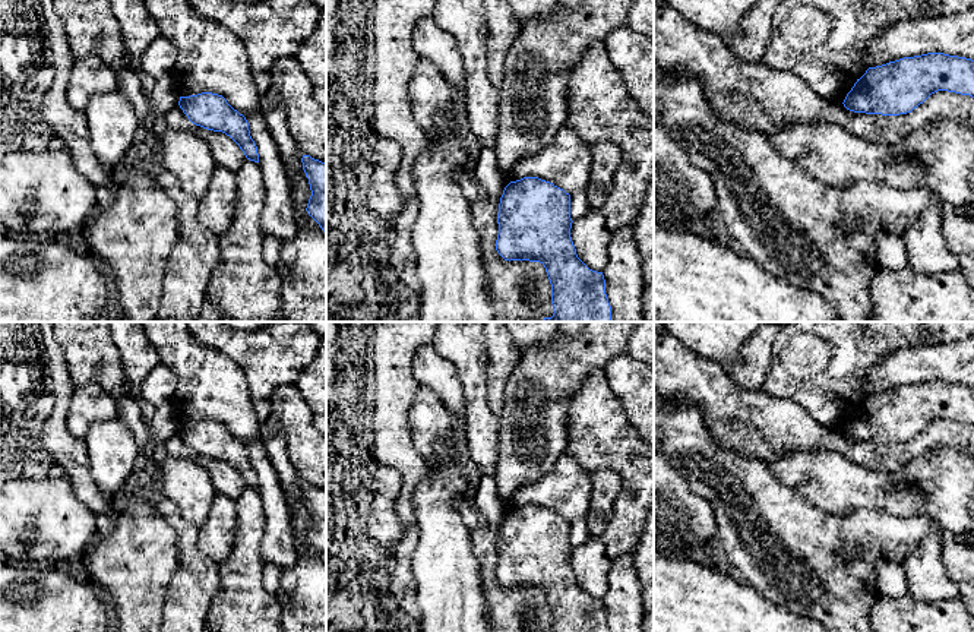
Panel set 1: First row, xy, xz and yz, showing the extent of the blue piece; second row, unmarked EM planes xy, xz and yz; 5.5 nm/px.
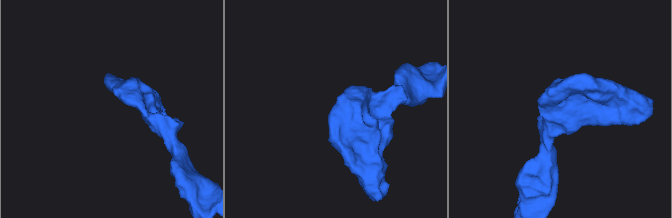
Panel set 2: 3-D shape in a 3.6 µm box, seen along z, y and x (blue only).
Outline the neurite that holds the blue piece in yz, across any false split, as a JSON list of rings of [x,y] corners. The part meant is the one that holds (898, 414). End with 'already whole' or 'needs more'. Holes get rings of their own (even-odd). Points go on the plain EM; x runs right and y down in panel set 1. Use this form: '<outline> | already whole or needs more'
[[[927,380],[869,395],[842,432],[854,440],[899,443],[937,418],[974,426],[974,388]]] | already whole

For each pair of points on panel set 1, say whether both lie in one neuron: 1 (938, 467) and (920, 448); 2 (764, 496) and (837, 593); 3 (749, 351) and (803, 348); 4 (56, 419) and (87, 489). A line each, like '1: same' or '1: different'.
1: different
2: same
3: different
4: same

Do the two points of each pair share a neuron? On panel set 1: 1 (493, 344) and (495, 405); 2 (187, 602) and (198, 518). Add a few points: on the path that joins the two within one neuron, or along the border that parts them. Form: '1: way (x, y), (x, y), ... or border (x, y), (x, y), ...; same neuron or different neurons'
1: way (496, 359), (495, 391); same neuron
2: border (173, 501), (180, 514), (198, 528); different neurons

